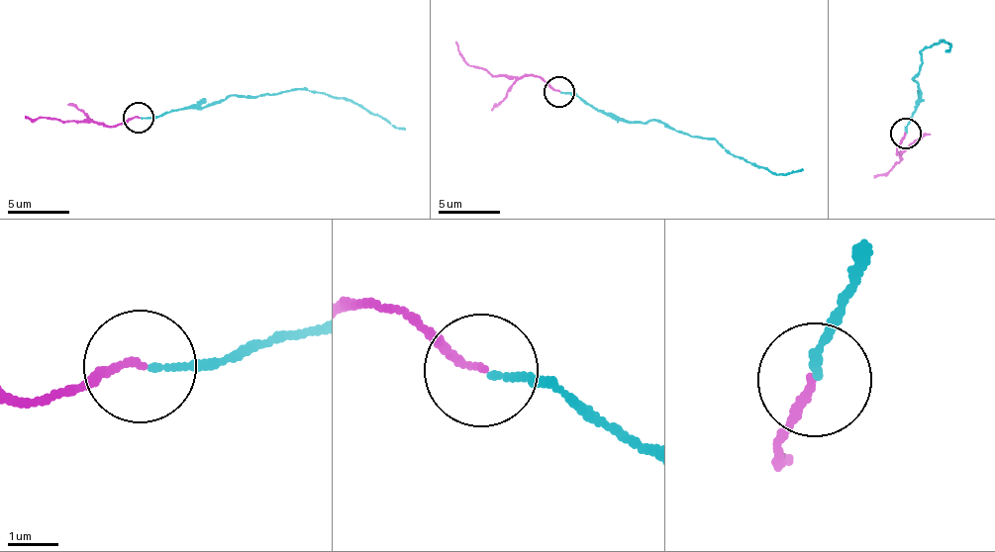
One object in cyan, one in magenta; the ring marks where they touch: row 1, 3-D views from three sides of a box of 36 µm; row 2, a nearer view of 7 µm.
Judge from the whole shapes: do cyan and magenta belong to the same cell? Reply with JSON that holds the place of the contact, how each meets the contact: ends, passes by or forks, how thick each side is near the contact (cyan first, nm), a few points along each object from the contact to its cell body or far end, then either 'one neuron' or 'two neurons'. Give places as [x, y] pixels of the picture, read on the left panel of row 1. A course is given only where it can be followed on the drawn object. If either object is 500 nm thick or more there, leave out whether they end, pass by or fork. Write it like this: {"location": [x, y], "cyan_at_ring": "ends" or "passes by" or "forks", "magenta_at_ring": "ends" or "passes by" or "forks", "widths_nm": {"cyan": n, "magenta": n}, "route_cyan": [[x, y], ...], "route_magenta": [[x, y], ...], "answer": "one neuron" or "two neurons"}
{"location": [139, 118], "cyan_at_ring": "ends", "magenta_at_ring": "ends", "widths_nm": {"cyan": 120, "magenta": 140}, "route_cyan": [[139, 117], [157, 117], [242, 95], [297, 89], [343, 98], [405, 130]], "route_magenta": [[139, 117], [115, 126], [69, 122], [41, 116], [24, 119]], "answer": "one neuron"}

